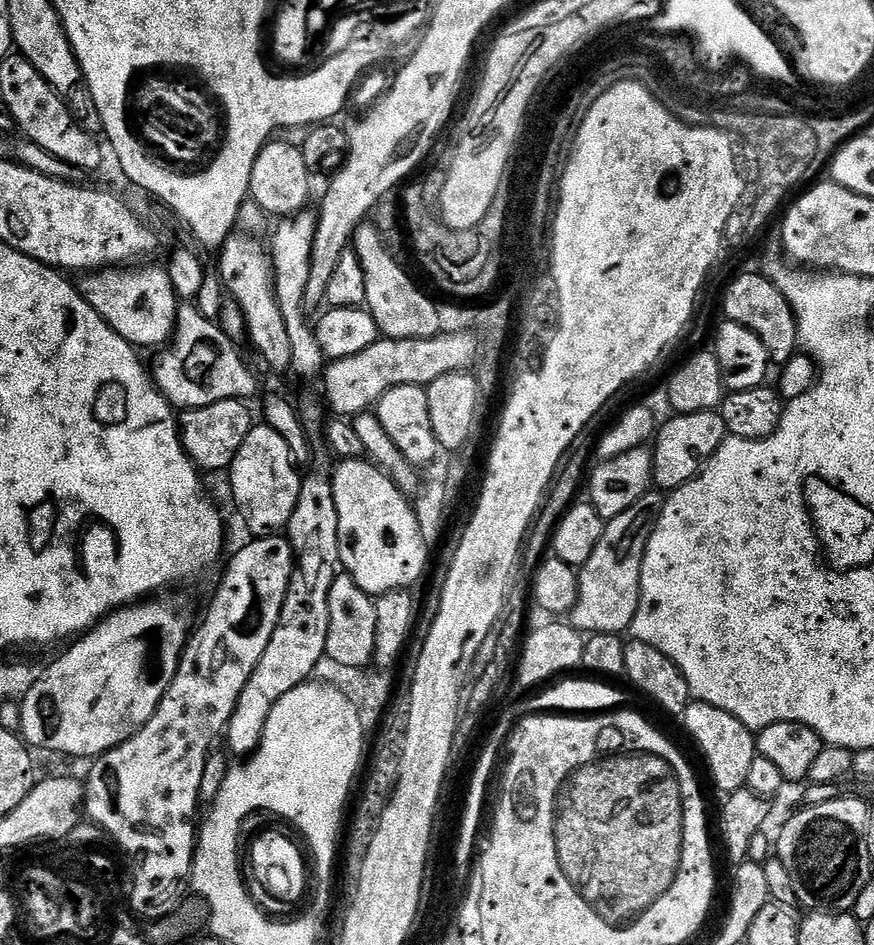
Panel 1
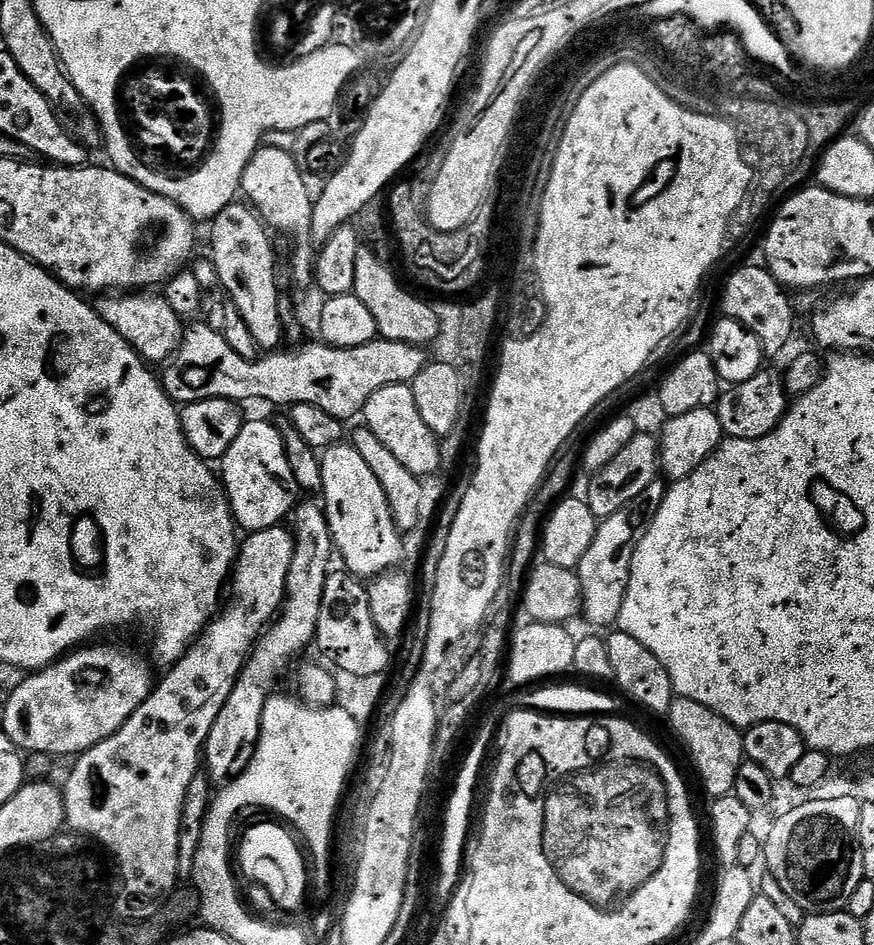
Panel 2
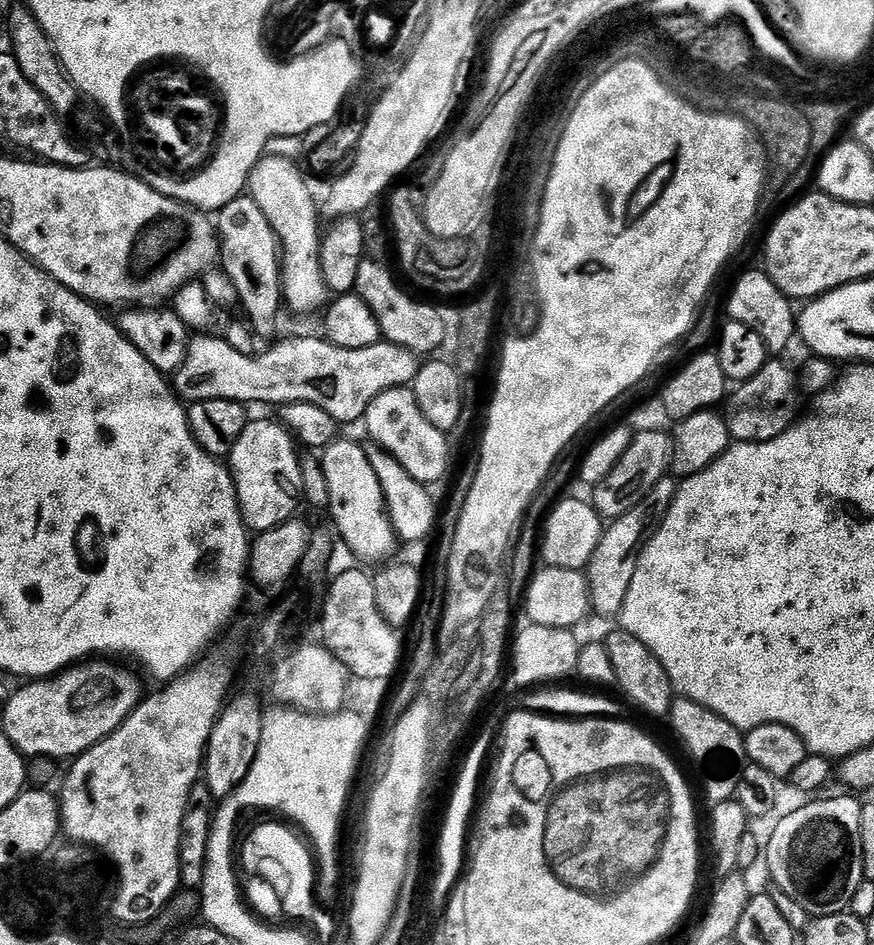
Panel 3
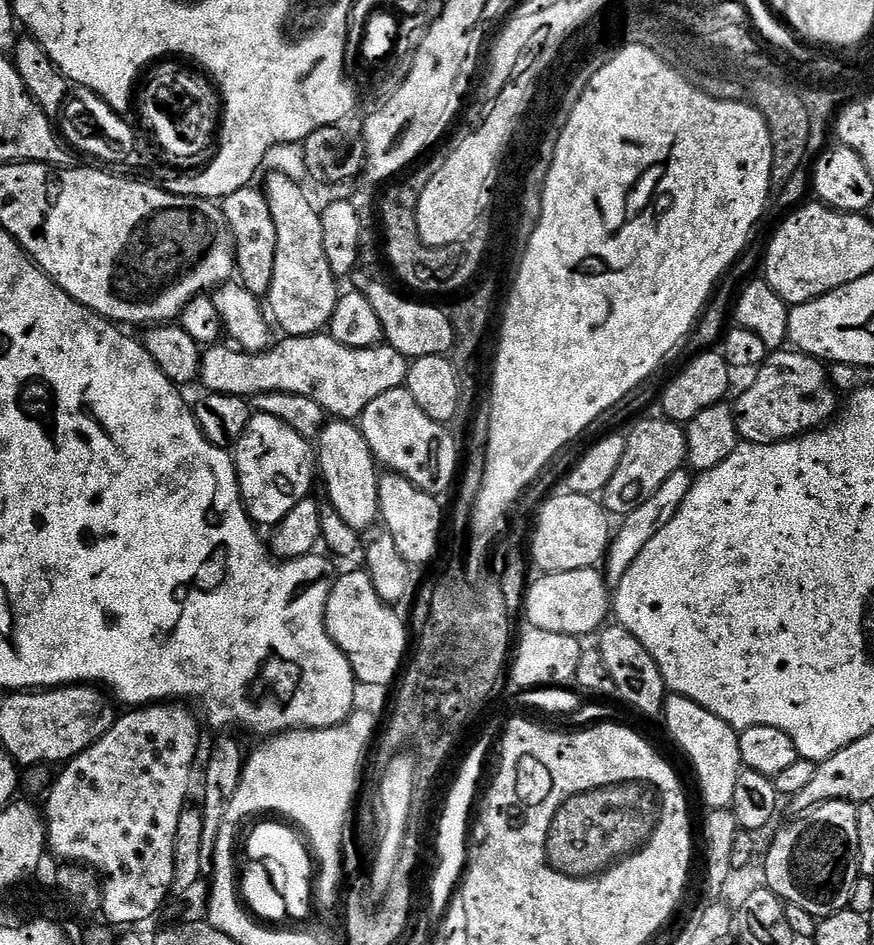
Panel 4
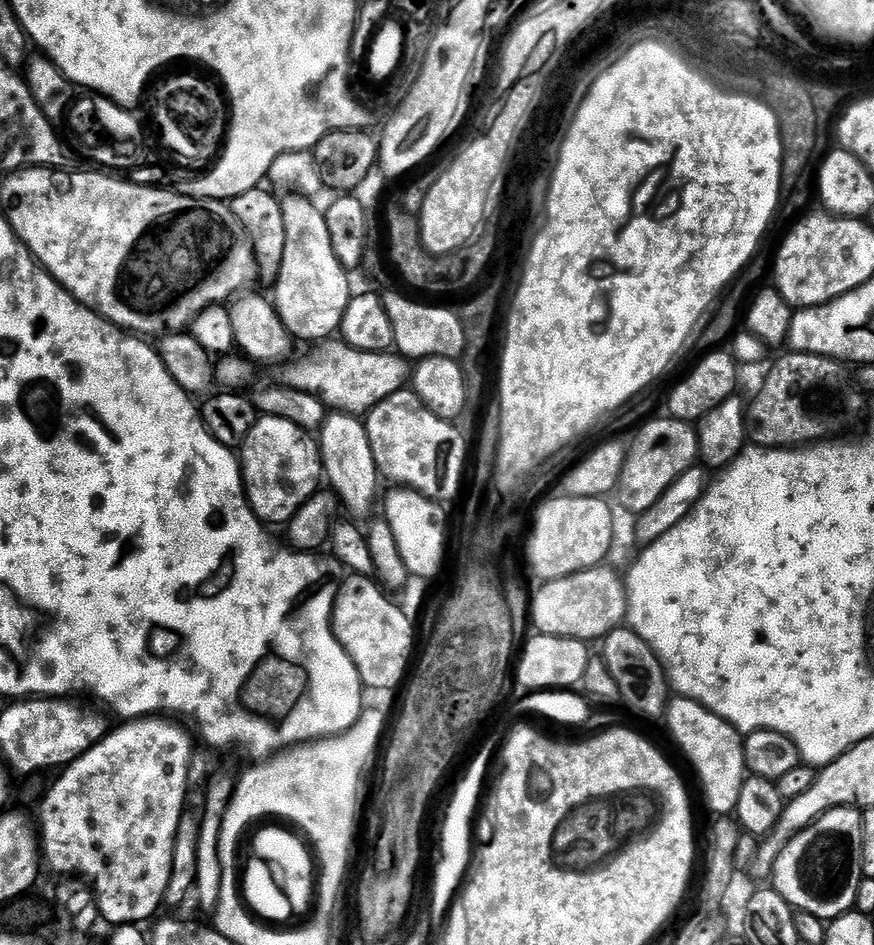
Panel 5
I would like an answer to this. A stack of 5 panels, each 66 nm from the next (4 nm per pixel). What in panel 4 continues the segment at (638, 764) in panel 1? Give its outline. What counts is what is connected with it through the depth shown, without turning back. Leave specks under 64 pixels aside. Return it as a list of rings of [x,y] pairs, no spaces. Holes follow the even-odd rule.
[[[633,782],[630,784],[612,784],[609,788],[595,788],[577,796],[571,796],[552,819],[548,831],[548,863],[552,869],[563,876],[596,877],[607,871],[617,861],[647,843],[656,829],[658,817],[658,796],[647,784]]]

